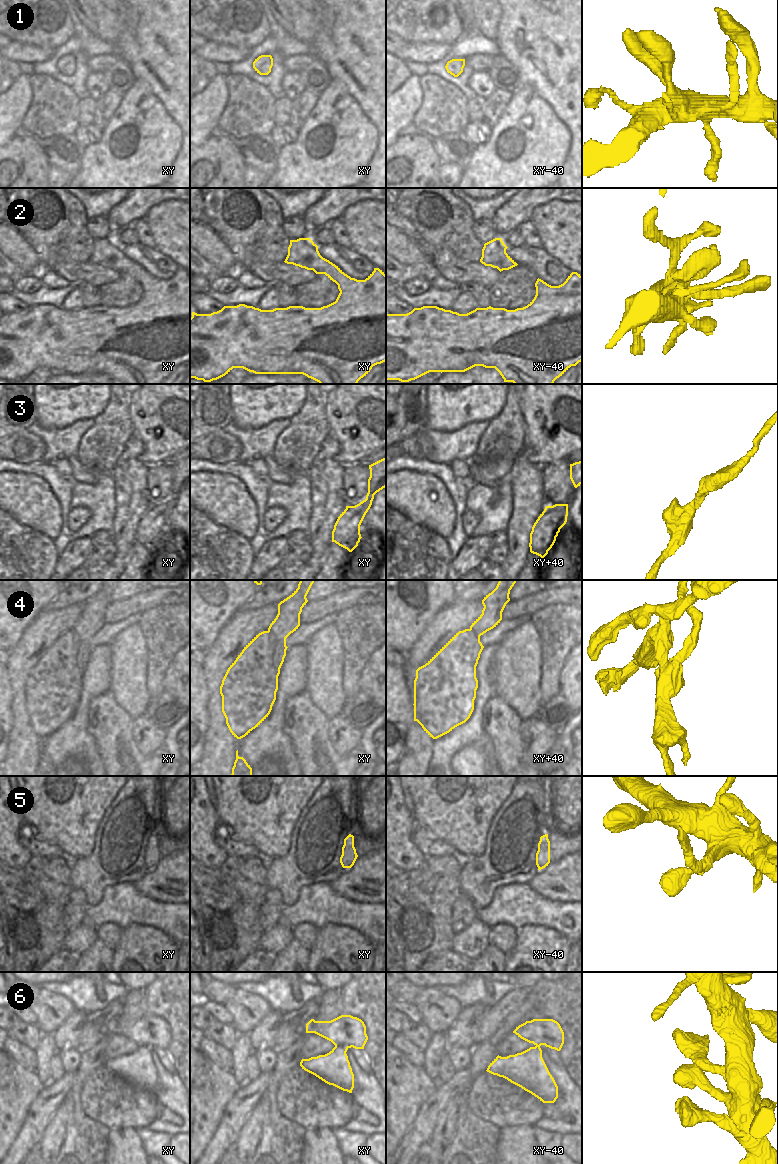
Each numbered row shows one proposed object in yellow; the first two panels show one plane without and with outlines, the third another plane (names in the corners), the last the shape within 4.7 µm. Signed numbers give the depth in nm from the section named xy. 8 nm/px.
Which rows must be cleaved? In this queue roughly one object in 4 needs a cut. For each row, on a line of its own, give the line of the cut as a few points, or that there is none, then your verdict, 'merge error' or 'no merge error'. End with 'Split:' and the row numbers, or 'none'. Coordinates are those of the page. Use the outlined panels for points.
1: no cut | no merge error
2: no cut | no merge error
3: no cut | no merge error
4: xy (268, 630), (275, 638), (274, 663), (279, 669) | merge error
5: no cut | no merge error
6: no cut | no merge error
Split: 4

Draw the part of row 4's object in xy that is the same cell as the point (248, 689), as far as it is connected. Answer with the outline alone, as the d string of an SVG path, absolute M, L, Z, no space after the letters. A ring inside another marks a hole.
M269 631L256 635L228 668L220 686L222 712L234 737L241 739L270 714L276 700L280 669L274 662L276 638Z

